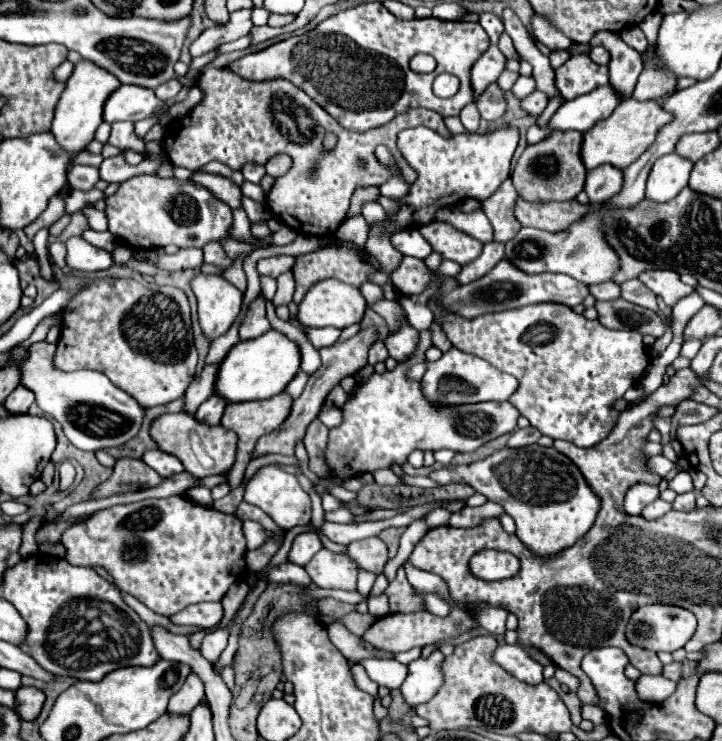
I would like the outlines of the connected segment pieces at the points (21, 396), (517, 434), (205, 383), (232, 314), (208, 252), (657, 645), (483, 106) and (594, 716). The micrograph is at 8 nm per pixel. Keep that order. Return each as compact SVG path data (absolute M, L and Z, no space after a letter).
M18 386L18 388L6 398L6 404L4 404L4 406L6 406L6 410L8 410L10 414L26 414L32 402L34 402L34 394L32 394L30 390Z
M528 426L528 428L518 428L510 434L510 440L508 440L508 446L510 448L522 448L522 446L530 446L530 444L536 444L538 438L542 436L542 432L534 426Z
M204 366L202 374L196 376L192 380L192 384L188 386L188 390L184 394L184 412L186 414L194 416L194 412L198 410L198 406L212 396L210 388L214 384L214 372L216 372L216 368L218 366Z
M198 274L192 280L192 290L198 298L200 328L208 340L226 334L242 306L242 292L224 278Z
M210 242L204 246L204 262L214 264L214 266L224 268L224 270L228 270L232 266L232 260L224 254L220 242Z
M648 604L640 606L626 624L626 640L632 646L640 646L652 652L674 652L682 648L696 630L696 616L680 606L670 604Z
M492 82L476 100L478 112L484 120L496 120L506 112L506 98L504 92L498 88L496 82Z
M582 706L582 718L590 720L592 724L604 724L608 714L602 712L602 708L598 708L598 706Z

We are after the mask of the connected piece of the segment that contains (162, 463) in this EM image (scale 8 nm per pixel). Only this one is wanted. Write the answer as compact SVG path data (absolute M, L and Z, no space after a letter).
M148 450L144 456L142 456L142 460L150 466L150 468L154 468L160 476L174 476L174 474L180 474L180 472L184 472L184 466L182 466L182 462L176 458L176 456L172 456L172 454L168 454L168 452L162 452L162 450Z

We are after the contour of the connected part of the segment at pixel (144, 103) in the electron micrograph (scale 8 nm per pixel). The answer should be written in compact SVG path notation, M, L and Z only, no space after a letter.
M120 86L116 92L112 92L104 104L104 120L130 120L138 122L144 118L154 116L160 110L160 126L168 126L174 118L168 112L166 102L156 98L152 90L138 88L138 86Z

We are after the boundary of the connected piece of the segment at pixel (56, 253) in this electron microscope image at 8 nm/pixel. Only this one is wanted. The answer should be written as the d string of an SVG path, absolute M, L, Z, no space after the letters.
M55 242L49 246L49 254L57 265L65 265L66 245L63 242Z

